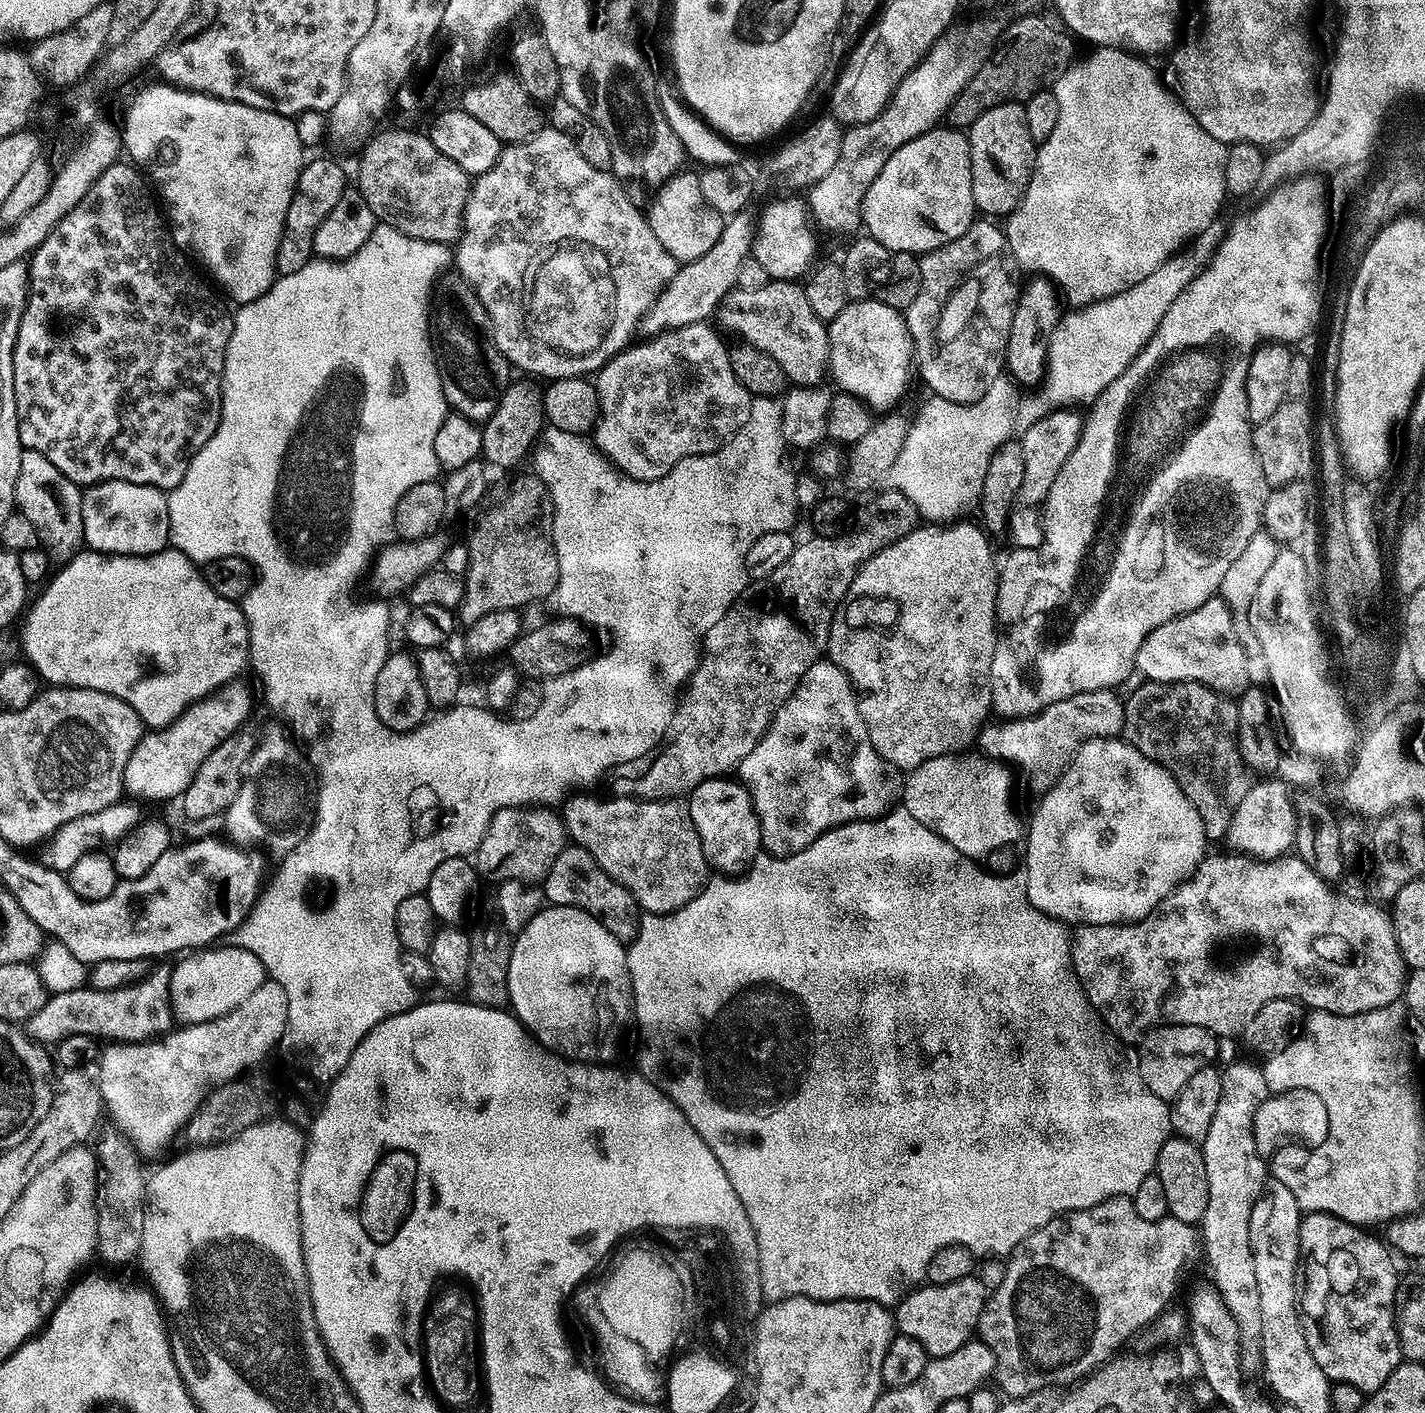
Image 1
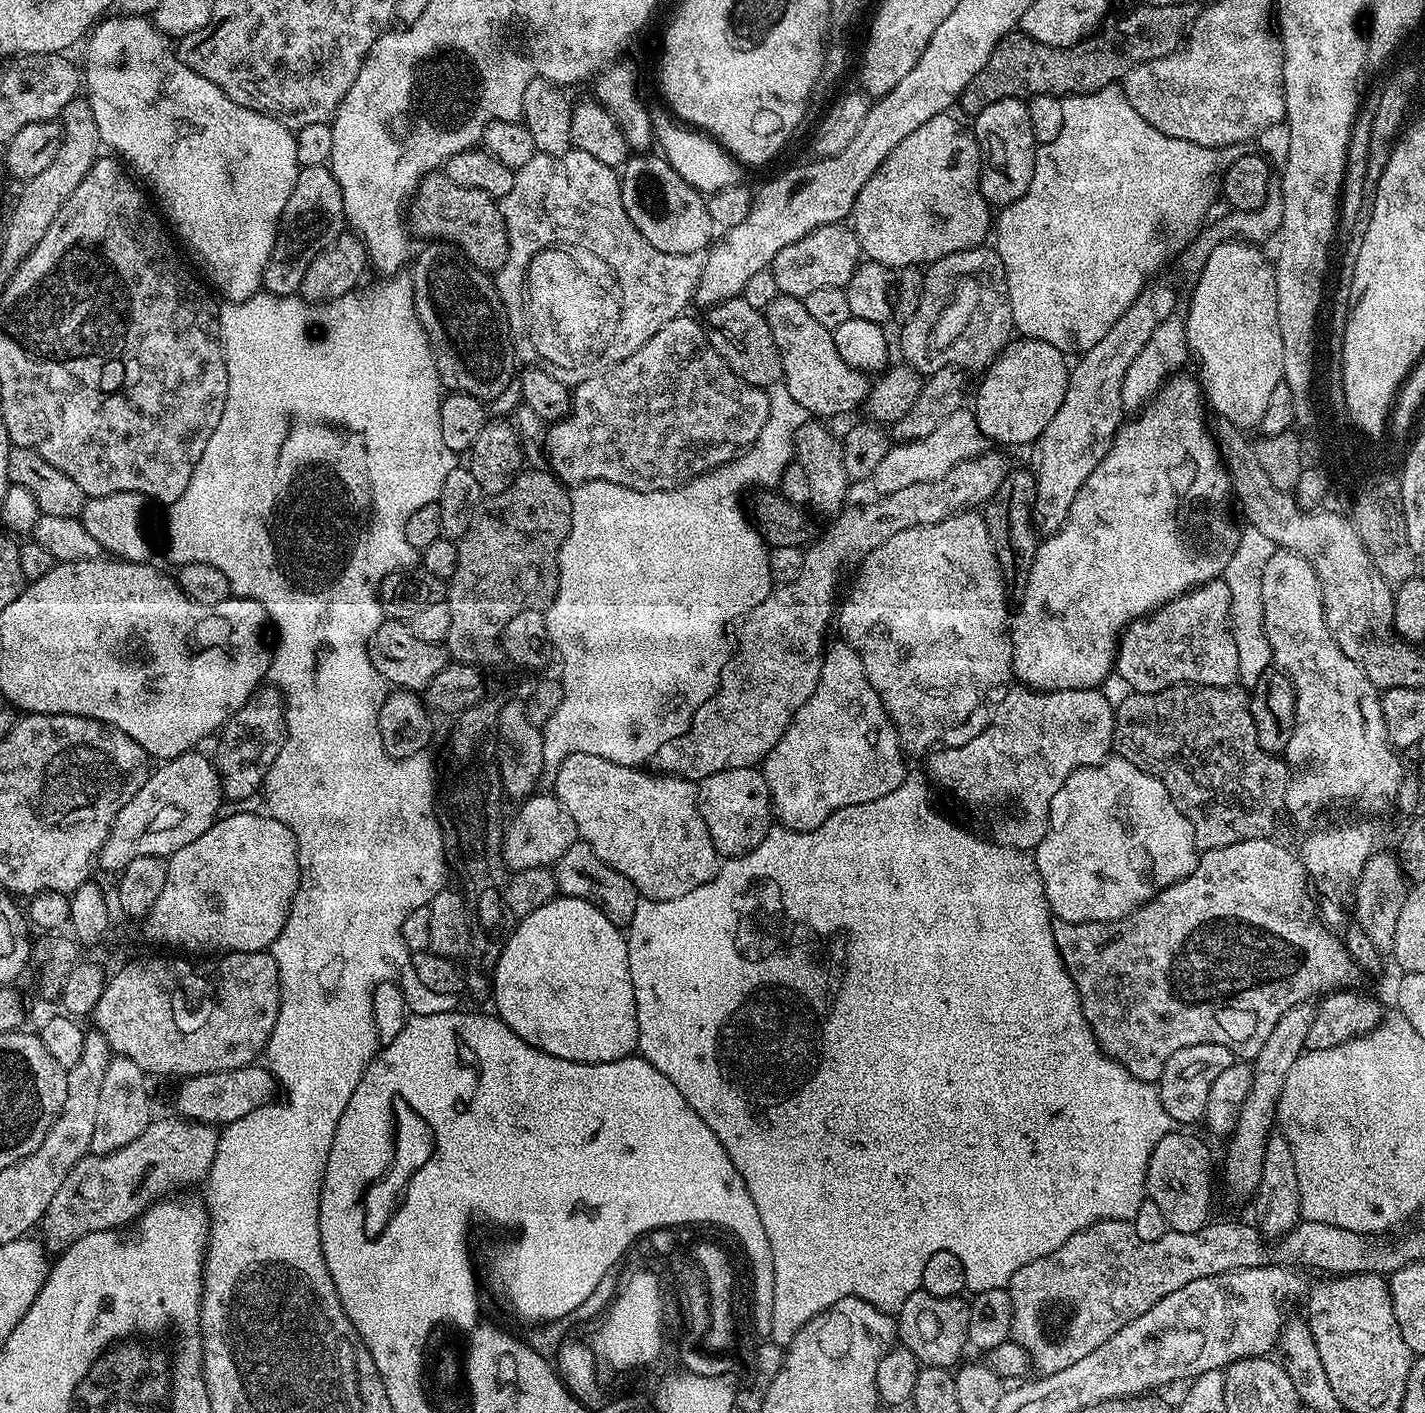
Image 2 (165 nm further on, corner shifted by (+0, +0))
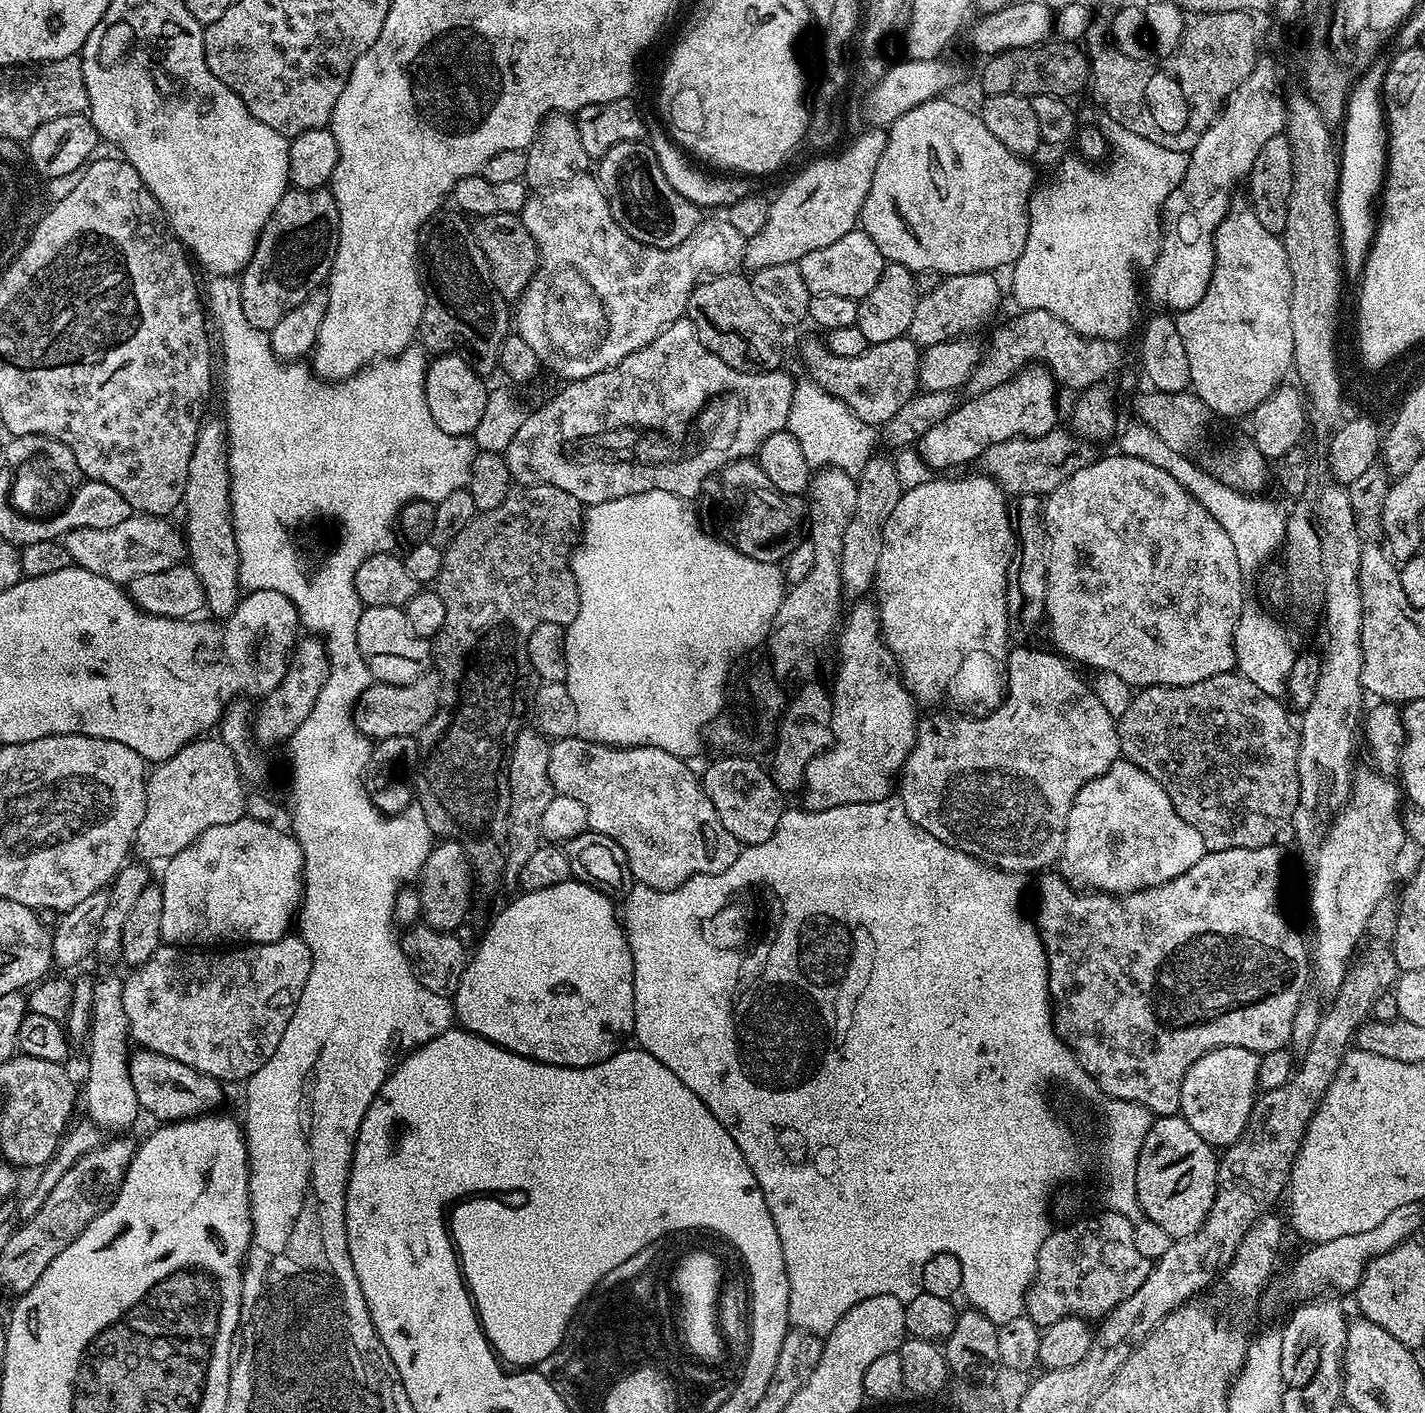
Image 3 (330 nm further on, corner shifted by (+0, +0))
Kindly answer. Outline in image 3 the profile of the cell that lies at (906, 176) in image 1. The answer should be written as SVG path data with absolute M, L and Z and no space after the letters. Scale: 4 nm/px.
M948 98L927 100L902 114L902 118L895 120L887 129L888 141L886 150L882 150L878 170L874 170L874 182L870 182L870 194L866 194L866 202L860 211L859 223L862 231L872 239L874 246L883 254L885 261L893 264L901 264L911 272L922 270L934 270L941 277L957 276L958 274L970 274L971 272L995 273L996 268L1007 269L1016 263L1016 259L1022 254L1022 246L1026 246L1026 234L1028 233L1028 202L1032 199L1032 193L1037 187L1036 172L1028 165L1029 161L1023 156L1016 156L986 126L975 111L963 108Z

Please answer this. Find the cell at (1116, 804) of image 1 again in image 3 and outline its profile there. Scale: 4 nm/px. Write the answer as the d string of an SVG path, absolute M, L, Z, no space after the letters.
M1121 758L1101 776L1086 782L1086 786L1078 790L1064 827L1064 845L1058 857L1058 871L1074 889L1123 894L1158 886L1178 878L1178 874L1186 874L1194 862L1203 858L1205 851L1202 834L1198 834L1198 830L1194 830L1194 826L1190 826L1190 822L1178 814L1178 810L1174 810L1164 787L1150 778L1150 774Z

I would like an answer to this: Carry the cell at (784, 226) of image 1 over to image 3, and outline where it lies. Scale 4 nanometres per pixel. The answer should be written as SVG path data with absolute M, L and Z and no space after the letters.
M853 230L842 234L838 242L830 242L830 246L822 246L818 250L810 250L798 262L801 276L811 294L838 294L841 298L860 301L874 286L878 286L878 278L882 278L885 266L883 254L874 246L874 242L862 230Z

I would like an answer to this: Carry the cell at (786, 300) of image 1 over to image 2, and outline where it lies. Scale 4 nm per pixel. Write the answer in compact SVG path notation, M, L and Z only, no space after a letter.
M780 294L776 297L776 299L772 300L766 309L766 315L768 317L768 325L770 326L770 334L774 334L774 342L778 342L778 350L781 354L784 355L784 379L783 384L788 387L790 390L791 396L794 397L794 402L798 402L798 406L802 406L804 408L805 413L814 415L816 418L824 418L820 416L844 416L847 412L852 412L855 408L859 409L861 405L864 403L864 399L868 397L868 393L870 391L870 380L867 375L863 372L859 372L856 368L852 368L846 362L842 362L842 354L838 354L838 346L834 346L834 338L832 337L832 329L827 328L826 326L822 326L819 324L816 319L813 318L806 311L806 306L804 305L803 299L798 296L786 296Z

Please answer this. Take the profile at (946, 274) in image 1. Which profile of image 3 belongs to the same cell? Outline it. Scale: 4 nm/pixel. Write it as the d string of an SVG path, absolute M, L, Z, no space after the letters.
M971 272L943 277L940 285L930 290L930 294L917 299L914 322L910 322L908 336L921 349L925 349L971 333L968 331L986 323L1000 304L1000 284L996 278L990 272Z

